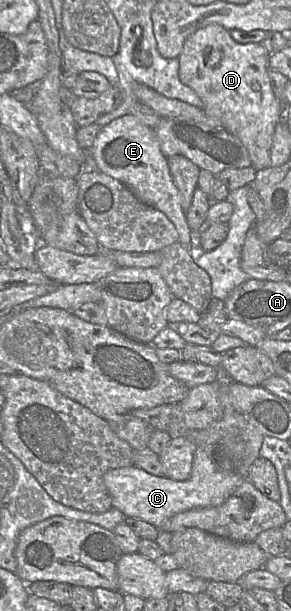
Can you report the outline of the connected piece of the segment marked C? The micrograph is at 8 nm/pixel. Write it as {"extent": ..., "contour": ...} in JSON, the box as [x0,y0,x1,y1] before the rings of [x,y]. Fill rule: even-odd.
{"extent":[103,447,246,530],"contour":[[[196,447],[191,475],[185,481],[155,476],[136,466],[111,469],[103,479],[113,508],[120,510],[127,518],[143,520],[160,530],[161,525],[176,514],[221,505],[246,477],[224,466],[210,451]]]}

